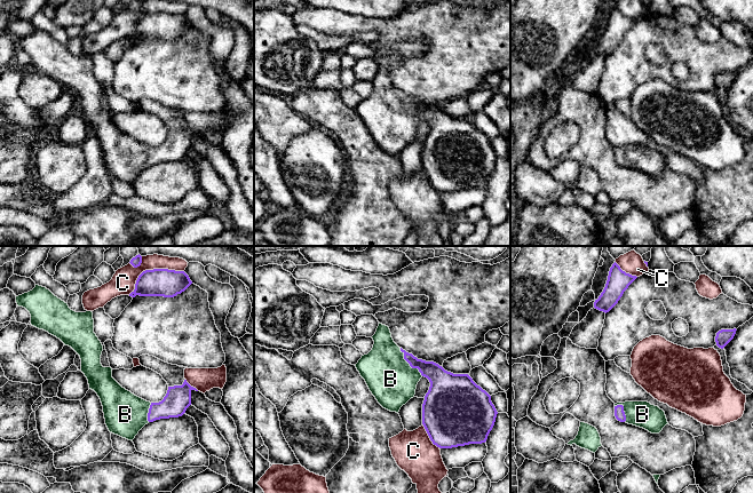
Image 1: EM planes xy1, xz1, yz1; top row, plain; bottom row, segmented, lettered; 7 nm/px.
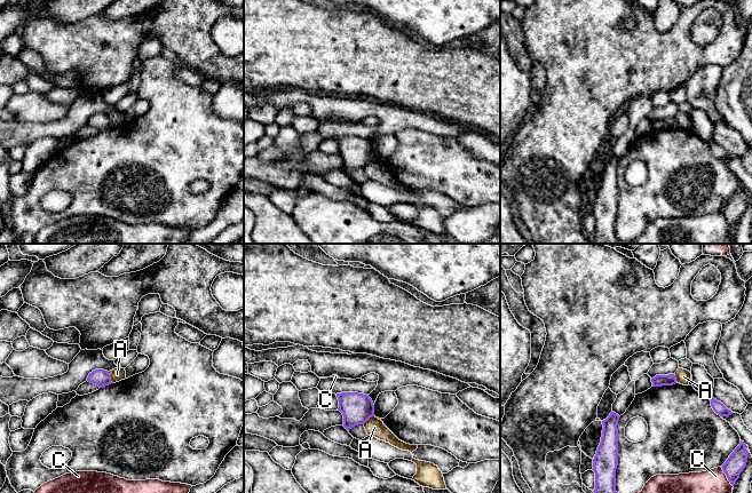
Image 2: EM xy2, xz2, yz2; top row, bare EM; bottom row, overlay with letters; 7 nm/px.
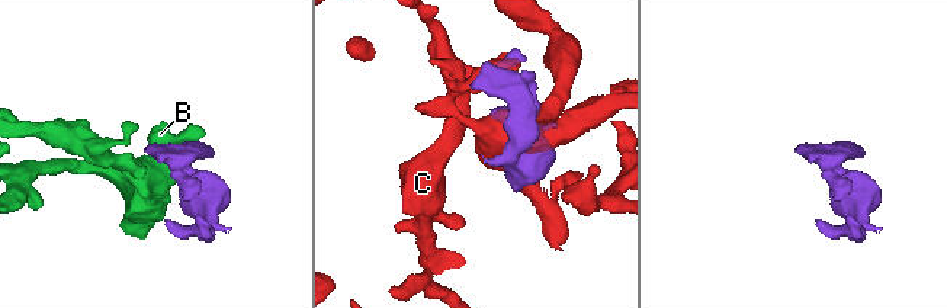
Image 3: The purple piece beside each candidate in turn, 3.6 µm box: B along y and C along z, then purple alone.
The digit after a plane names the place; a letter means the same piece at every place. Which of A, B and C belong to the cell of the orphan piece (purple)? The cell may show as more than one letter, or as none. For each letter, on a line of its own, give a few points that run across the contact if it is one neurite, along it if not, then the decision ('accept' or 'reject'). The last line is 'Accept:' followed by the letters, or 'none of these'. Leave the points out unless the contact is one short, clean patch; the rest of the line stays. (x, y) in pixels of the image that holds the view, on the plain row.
A: line xy2 (108, 116), (112, 126); reject
B: line xz1 (440, 122), (409, 106), (390, 122); accept
C: reject
Accept: B

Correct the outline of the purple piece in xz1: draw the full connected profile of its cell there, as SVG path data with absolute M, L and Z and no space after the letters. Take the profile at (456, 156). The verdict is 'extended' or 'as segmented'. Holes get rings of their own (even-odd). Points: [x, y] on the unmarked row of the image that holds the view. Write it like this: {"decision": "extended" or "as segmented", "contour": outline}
{"decision": "extended", "contour": "M380 66L372 82L372 94L362 100L355 110L383 152L398 157L414 141L417 128L425 120L430 130L422 148L422 168L433 188L439 192L452 192L486 185L498 156L491 140L468 118L453 118L434 105L418 103L399 92L394 86L389 71Z"}

